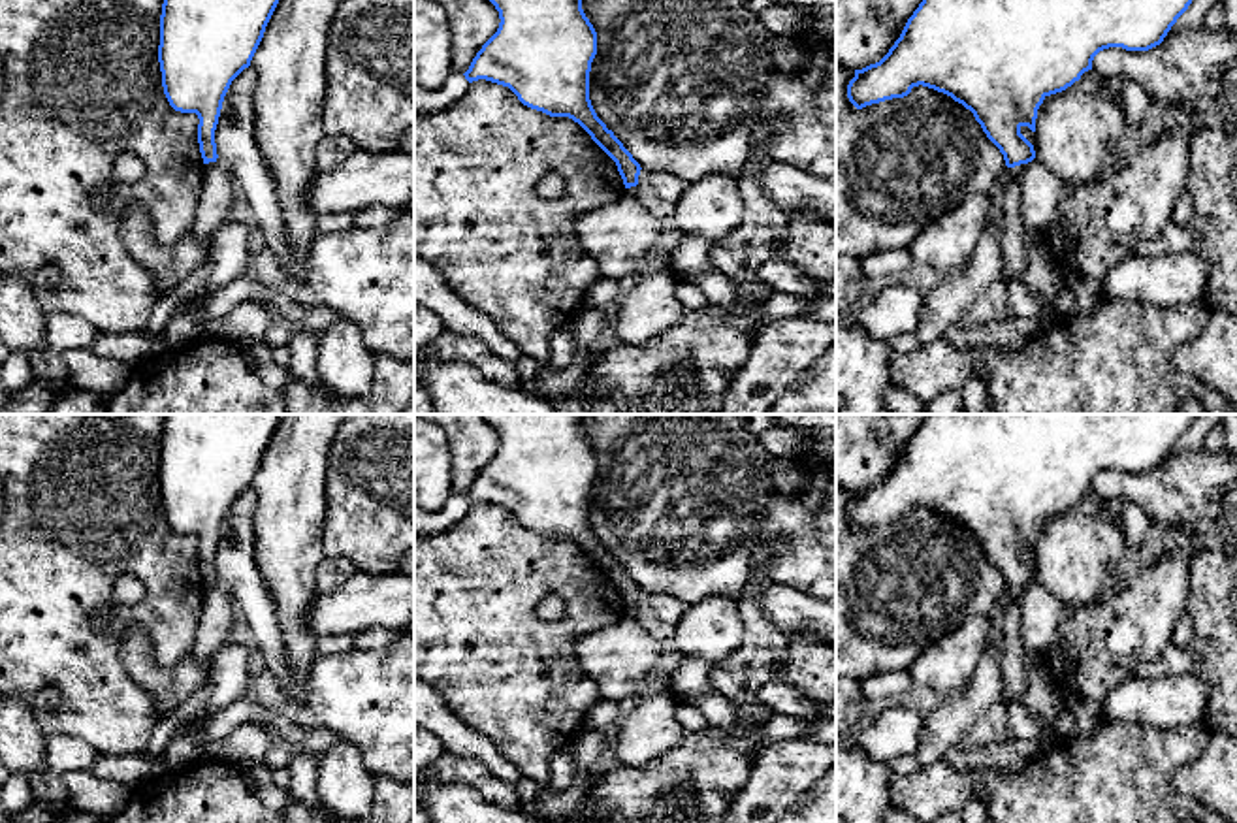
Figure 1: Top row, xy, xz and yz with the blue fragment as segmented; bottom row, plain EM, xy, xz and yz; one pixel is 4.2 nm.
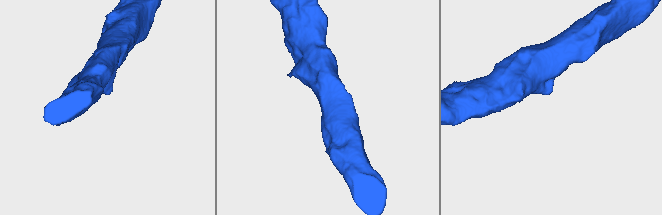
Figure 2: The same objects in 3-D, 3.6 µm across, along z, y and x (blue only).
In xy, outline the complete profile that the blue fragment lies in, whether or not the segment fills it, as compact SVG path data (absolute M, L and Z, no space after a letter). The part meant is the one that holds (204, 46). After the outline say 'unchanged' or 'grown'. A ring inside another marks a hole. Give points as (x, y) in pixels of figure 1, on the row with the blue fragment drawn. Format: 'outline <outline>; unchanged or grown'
outline M164 0L158 62L169 105L196 113L203 164L217 162L215 130L232 81L250 66L279 0Z; unchanged

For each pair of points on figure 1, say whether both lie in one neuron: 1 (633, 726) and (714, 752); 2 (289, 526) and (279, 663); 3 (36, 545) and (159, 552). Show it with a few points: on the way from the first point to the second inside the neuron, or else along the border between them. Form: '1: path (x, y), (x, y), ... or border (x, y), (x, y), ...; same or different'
1: border (688, 733), (676, 746), (644, 765); different
2: border (268, 594), (279, 628), (287, 671), (292, 678); different
3: path (66, 547), (128, 547); same

